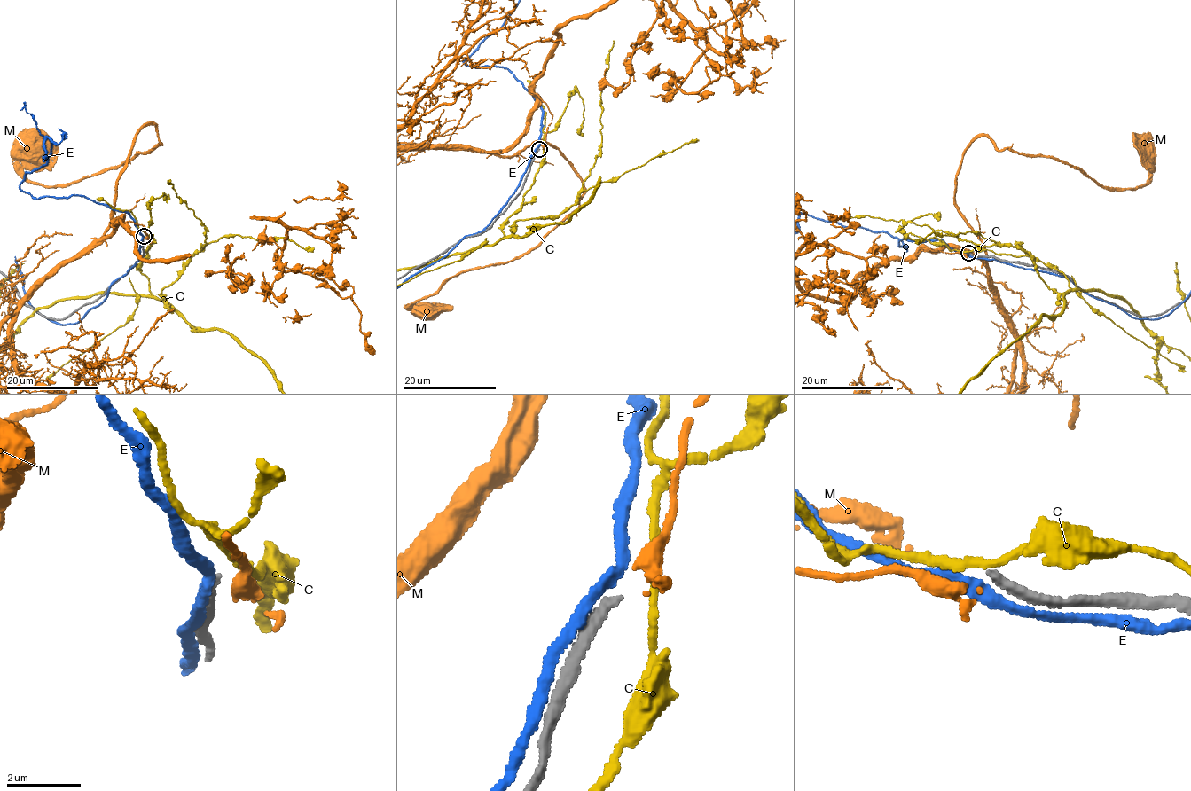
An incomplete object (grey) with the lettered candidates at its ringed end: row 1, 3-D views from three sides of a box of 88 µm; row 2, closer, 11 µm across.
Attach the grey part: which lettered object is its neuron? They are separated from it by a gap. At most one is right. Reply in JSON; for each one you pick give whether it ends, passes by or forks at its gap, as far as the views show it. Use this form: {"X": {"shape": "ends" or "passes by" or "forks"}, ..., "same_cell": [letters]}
{"same_cell": []}

